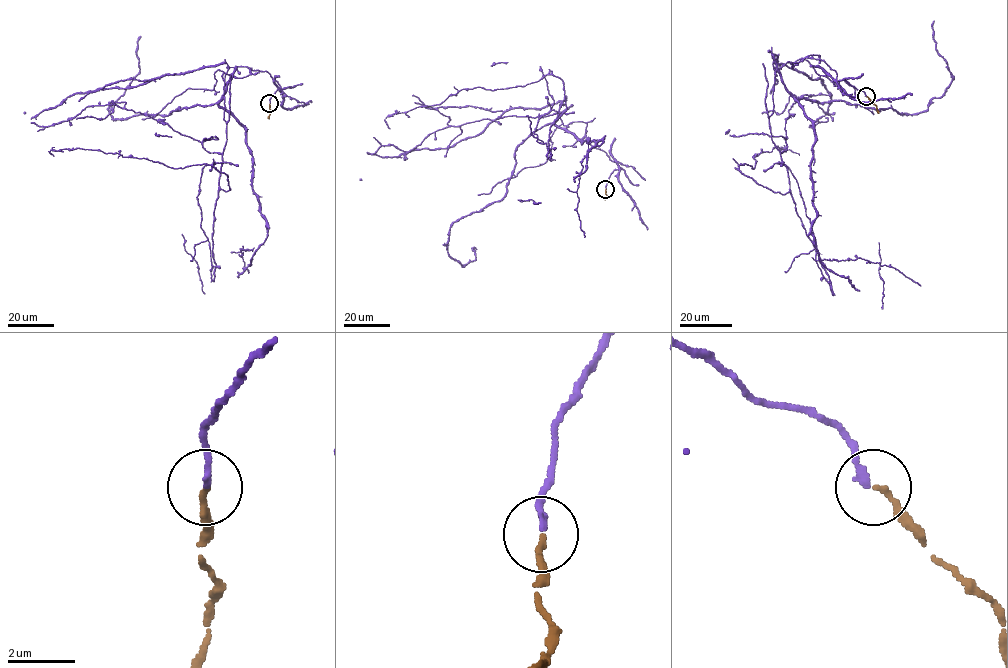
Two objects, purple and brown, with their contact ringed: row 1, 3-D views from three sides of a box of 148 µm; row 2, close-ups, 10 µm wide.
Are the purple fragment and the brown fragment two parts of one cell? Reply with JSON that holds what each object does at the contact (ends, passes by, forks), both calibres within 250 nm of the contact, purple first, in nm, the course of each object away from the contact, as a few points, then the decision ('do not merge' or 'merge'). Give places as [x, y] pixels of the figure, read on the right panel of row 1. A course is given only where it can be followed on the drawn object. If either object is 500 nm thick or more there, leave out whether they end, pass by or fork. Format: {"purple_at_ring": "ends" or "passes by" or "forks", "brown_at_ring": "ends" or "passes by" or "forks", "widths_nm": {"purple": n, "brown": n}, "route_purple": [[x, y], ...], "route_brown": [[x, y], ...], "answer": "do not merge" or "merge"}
{"purple_at_ring": "ends", "brown_at_ring": "ends", "widths_nm": {"purple": 170, "brown": 170}, "route_purple": [[866, 96], [821, 59], [783, 65], [769, 127], [790, 191], [739, 170], [775, 146], [799, 155]], "route_brown": [[867, 96], [878, 113]], "answer": "merge"}

